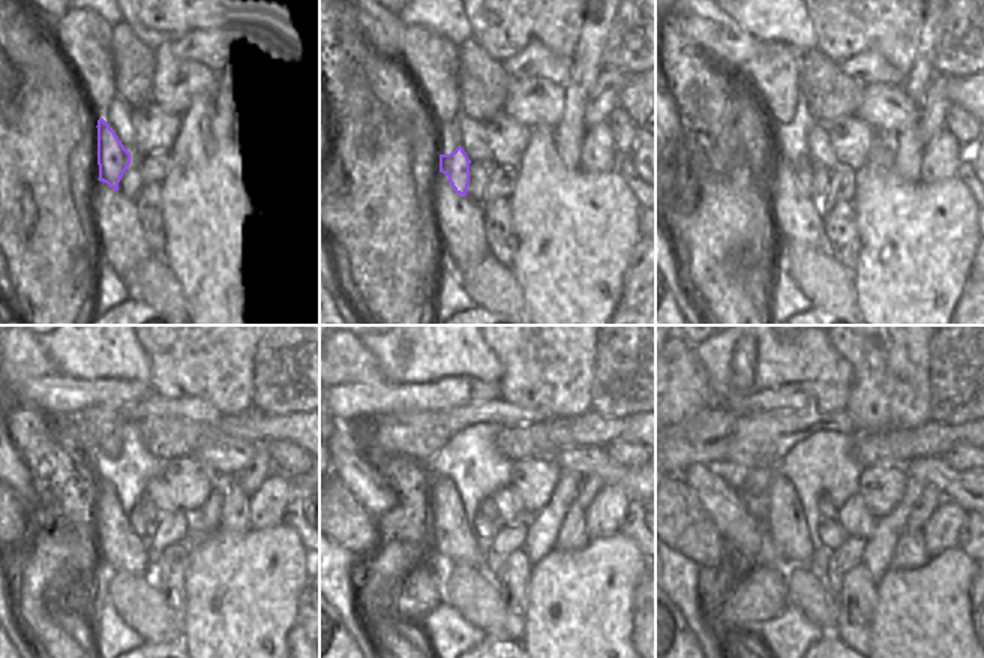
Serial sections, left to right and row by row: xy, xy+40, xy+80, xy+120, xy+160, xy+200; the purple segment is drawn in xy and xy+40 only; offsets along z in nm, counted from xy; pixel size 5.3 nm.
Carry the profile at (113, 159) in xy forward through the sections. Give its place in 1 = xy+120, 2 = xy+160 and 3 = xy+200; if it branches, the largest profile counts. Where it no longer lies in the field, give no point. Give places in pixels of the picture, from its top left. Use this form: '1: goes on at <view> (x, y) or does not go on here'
1: goes on at xy+120 (135, 519)
2: goes on at xy+160 (486, 531)
3: goes on at xy+200 (831, 532)

